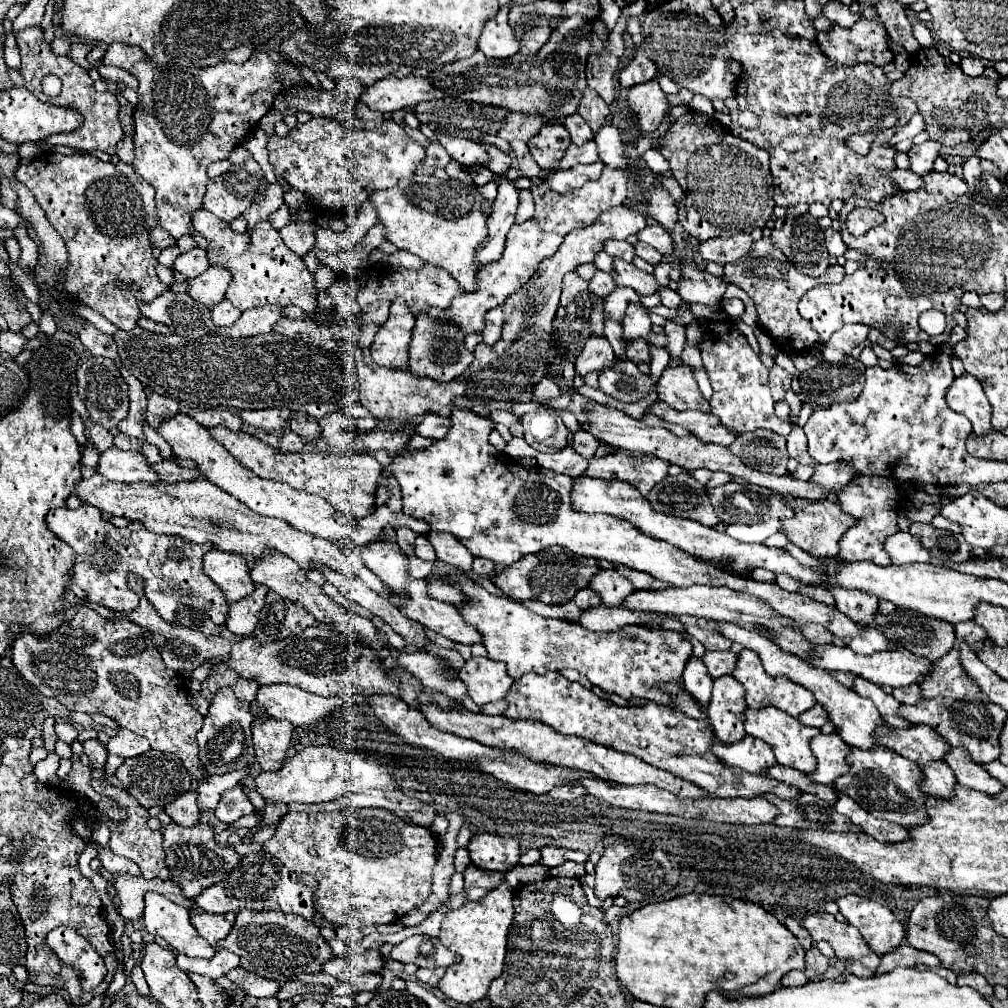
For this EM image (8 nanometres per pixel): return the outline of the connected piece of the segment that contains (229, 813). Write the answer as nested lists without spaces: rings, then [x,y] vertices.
[[[234,786],[234,788],[226,790],[226,794],[222,796],[222,802],[214,810],[216,818],[224,824],[234,824],[238,818],[248,816],[252,812],[254,812],[254,806],[242,786]]]

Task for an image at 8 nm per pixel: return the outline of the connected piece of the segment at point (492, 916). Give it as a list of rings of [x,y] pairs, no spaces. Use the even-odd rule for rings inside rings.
[[[502,882],[498,888],[490,890],[490,894],[486,894],[478,902],[468,902],[462,908],[446,914],[442,922],[440,942],[460,956],[460,962],[448,966],[446,974],[438,982],[438,988],[450,1000],[458,1004],[482,1000],[488,992],[490,982],[502,974],[506,956],[506,936],[514,918],[512,898],[514,898],[512,890],[506,886],[506,882]]]

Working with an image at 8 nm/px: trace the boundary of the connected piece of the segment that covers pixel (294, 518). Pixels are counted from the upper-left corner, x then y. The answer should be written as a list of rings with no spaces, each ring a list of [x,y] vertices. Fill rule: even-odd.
[[[176,414],[174,418],[162,422],[162,428],[158,428],[158,434],[172,446],[172,452],[176,458],[186,458],[186,460],[196,462],[196,470],[200,470],[212,484],[216,484],[224,492],[232,494],[234,498],[244,502],[254,512],[258,512],[262,516],[282,518],[298,530],[308,530],[310,534],[328,538],[328,540],[340,540],[340,538],[348,538],[352,534],[354,522],[348,518],[342,518],[342,514],[330,510],[330,504],[324,498],[296,490],[284,482],[260,478],[252,470],[246,470],[240,462],[236,462],[232,458],[232,454],[226,454],[222,444],[218,444],[214,438],[210,438],[210,432],[204,426],[198,426],[186,414]]]

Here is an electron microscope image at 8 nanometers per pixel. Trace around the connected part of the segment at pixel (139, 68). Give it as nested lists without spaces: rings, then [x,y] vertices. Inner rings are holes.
[[[114,42],[102,56],[102,64],[124,68],[138,80],[140,102],[134,110],[134,170],[154,186],[158,226],[174,238],[190,234],[194,228],[192,212],[202,206],[204,188],[208,184],[208,164],[228,158],[228,154],[256,130],[258,120],[272,108],[272,102],[280,92],[306,84],[294,64],[278,64],[264,52],[254,52],[244,64],[220,62],[208,68],[180,68],[154,66],[154,62],[146,62],[146,54],[142,54],[136,46],[122,46],[120,42]]]

